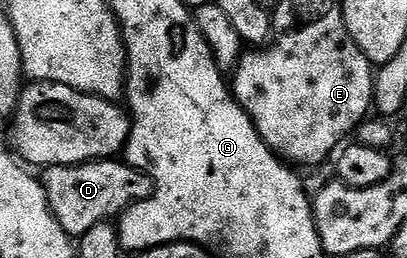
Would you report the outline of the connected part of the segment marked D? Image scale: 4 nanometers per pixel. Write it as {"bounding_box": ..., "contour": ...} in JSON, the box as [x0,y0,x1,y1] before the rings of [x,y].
{"bounding_box":[42,159,152,239],"contour":[[[120,159],[88,161],[84,165],[50,165],[43,170],[42,184],[48,208],[58,219],[62,231],[78,239],[102,221],[111,222],[135,201],[152,196],[151,177],[142,169],[133,169]]]}

